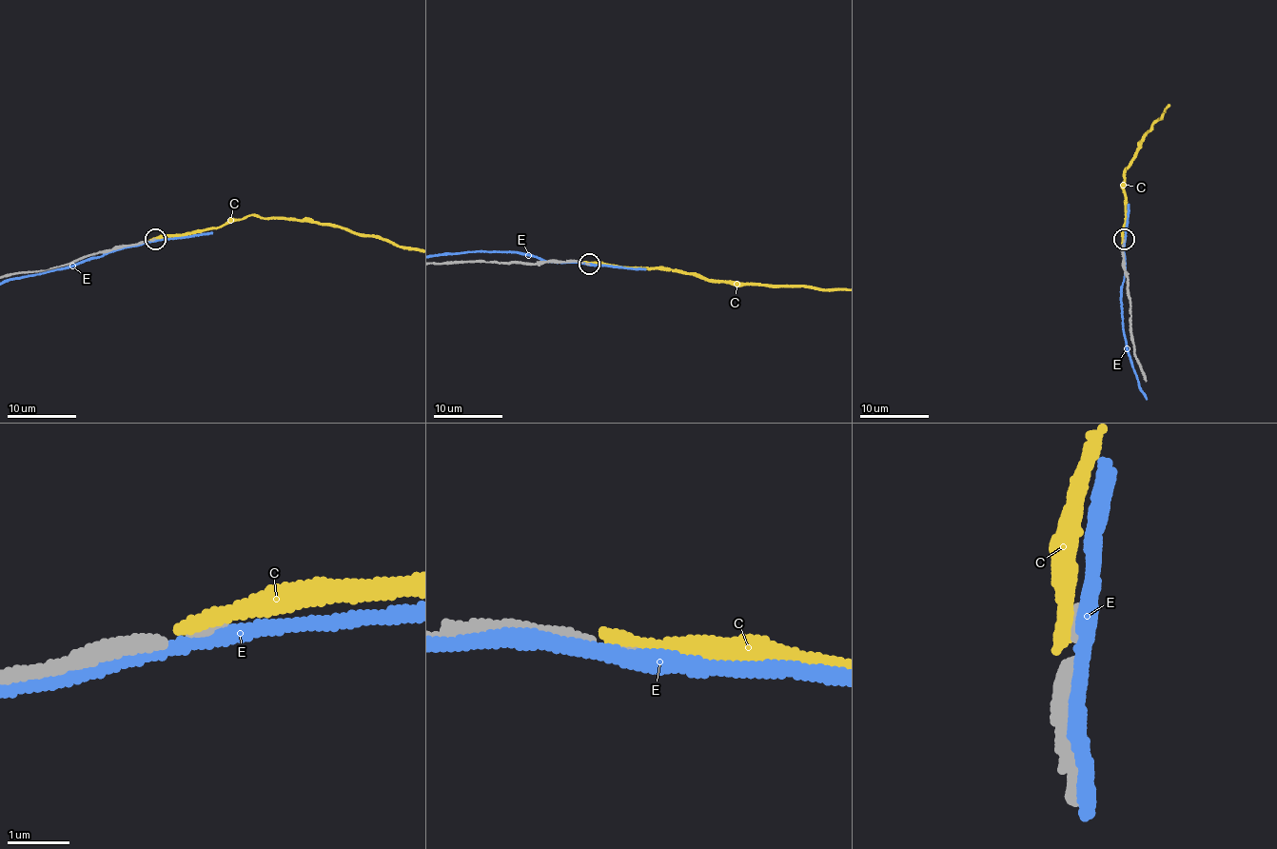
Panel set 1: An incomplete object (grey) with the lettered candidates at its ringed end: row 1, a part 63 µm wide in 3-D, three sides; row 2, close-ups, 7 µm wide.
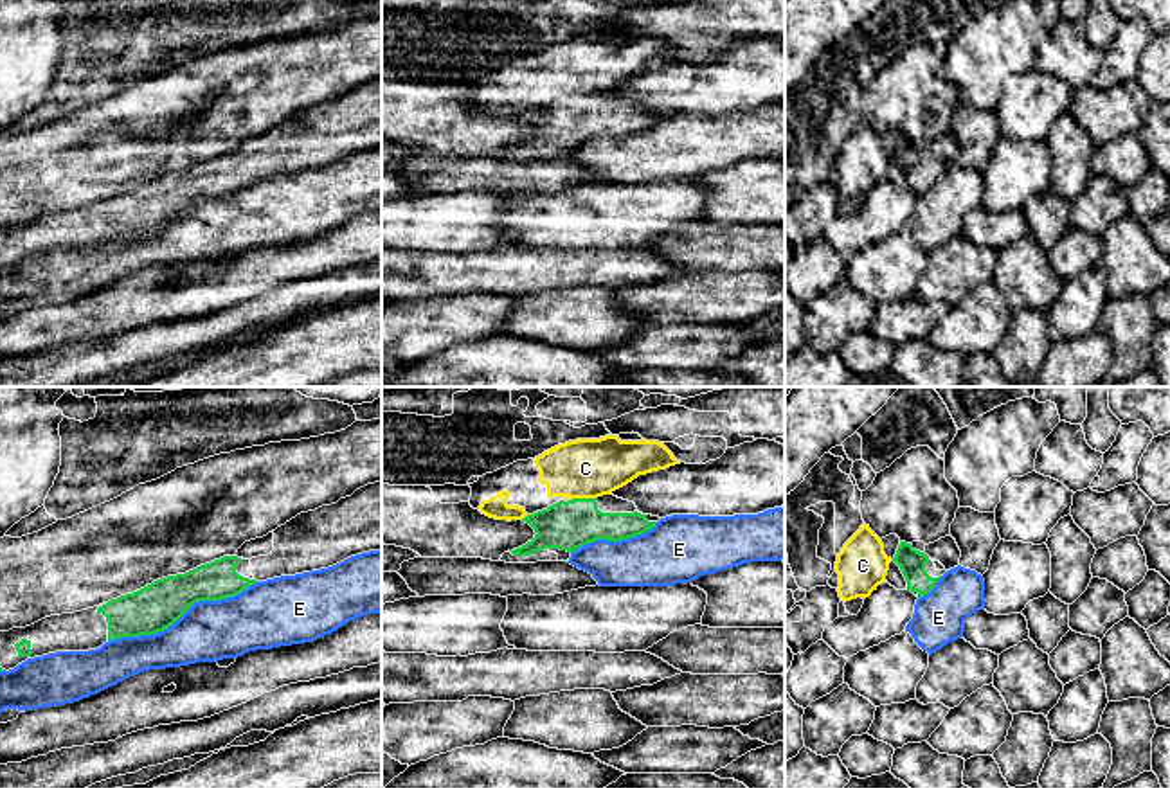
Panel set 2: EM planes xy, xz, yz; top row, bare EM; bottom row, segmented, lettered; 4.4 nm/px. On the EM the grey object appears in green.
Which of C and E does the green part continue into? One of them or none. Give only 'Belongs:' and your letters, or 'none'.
Belongs: none

